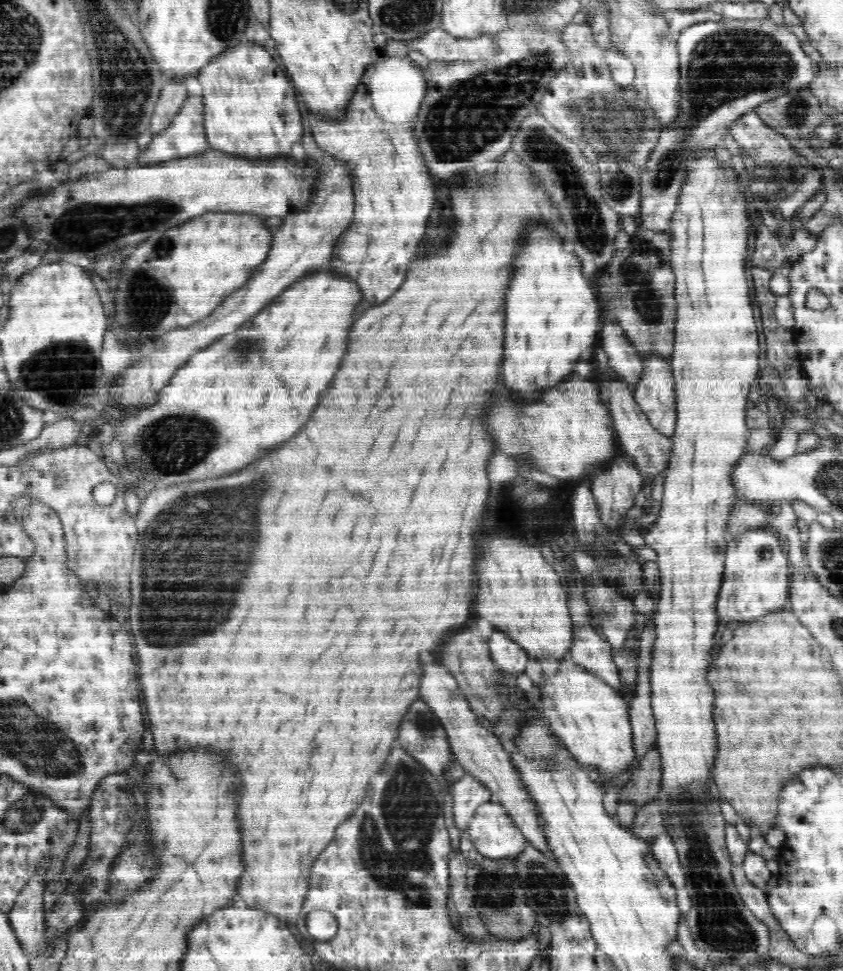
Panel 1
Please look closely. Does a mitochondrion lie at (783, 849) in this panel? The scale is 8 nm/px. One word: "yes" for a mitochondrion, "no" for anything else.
no

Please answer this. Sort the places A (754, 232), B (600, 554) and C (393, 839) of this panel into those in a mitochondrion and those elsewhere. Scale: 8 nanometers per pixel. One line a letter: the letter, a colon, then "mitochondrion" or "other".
A: other
B: other
C: mitochondrion

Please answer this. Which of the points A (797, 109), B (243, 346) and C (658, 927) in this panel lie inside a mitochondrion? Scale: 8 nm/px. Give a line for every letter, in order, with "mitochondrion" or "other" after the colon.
A: mitochondrion
B: mitochondrion
C: other

